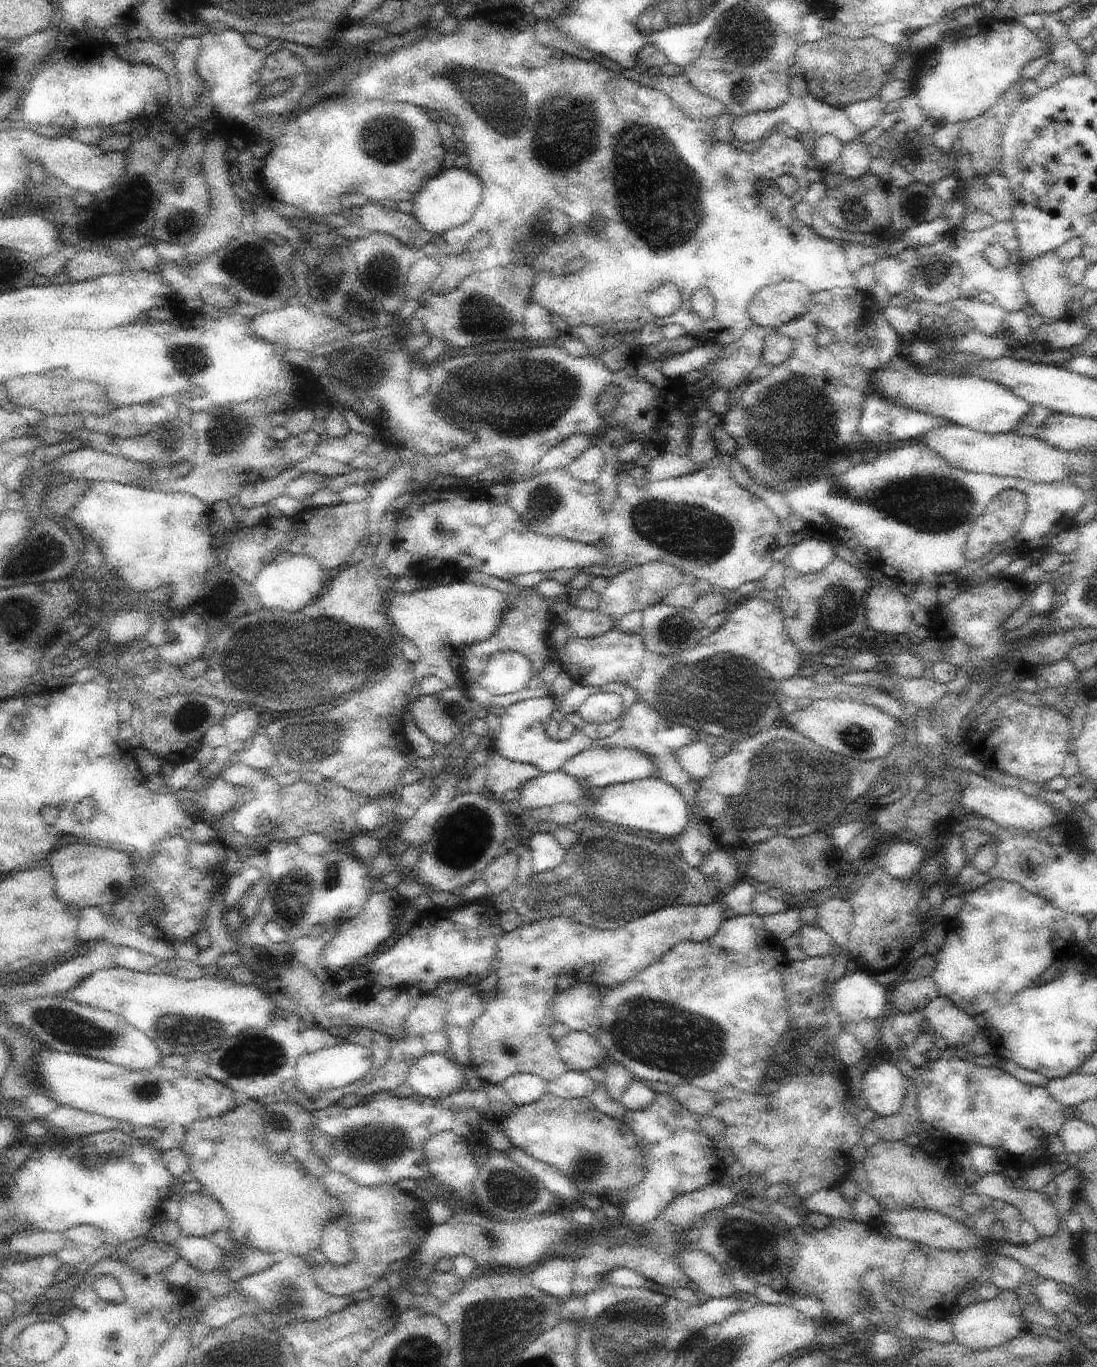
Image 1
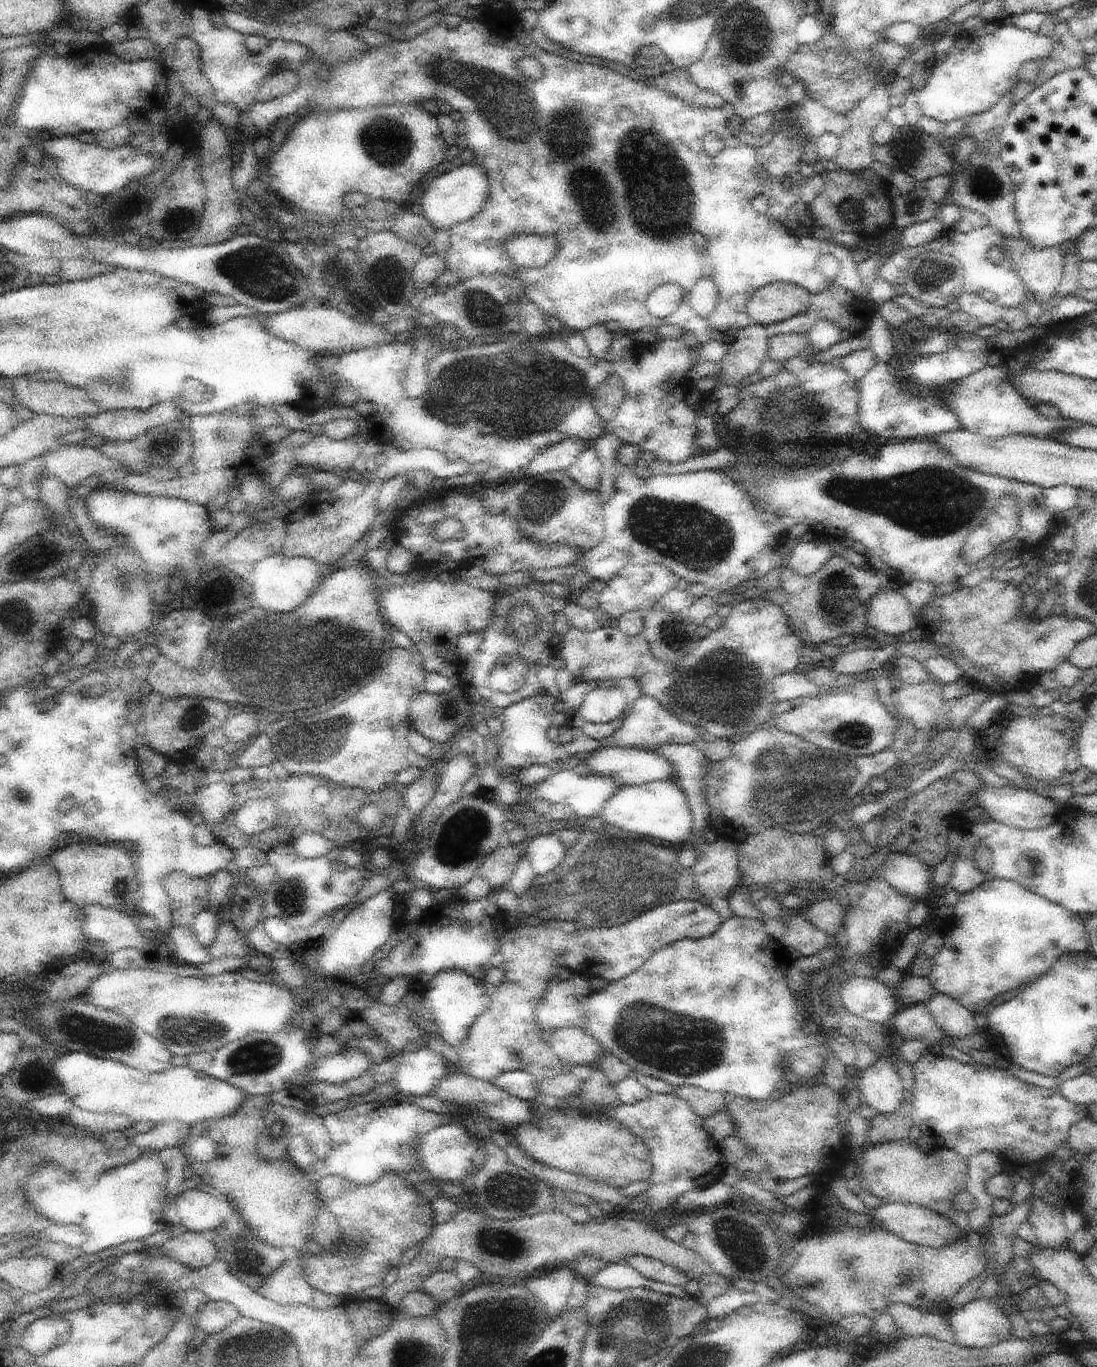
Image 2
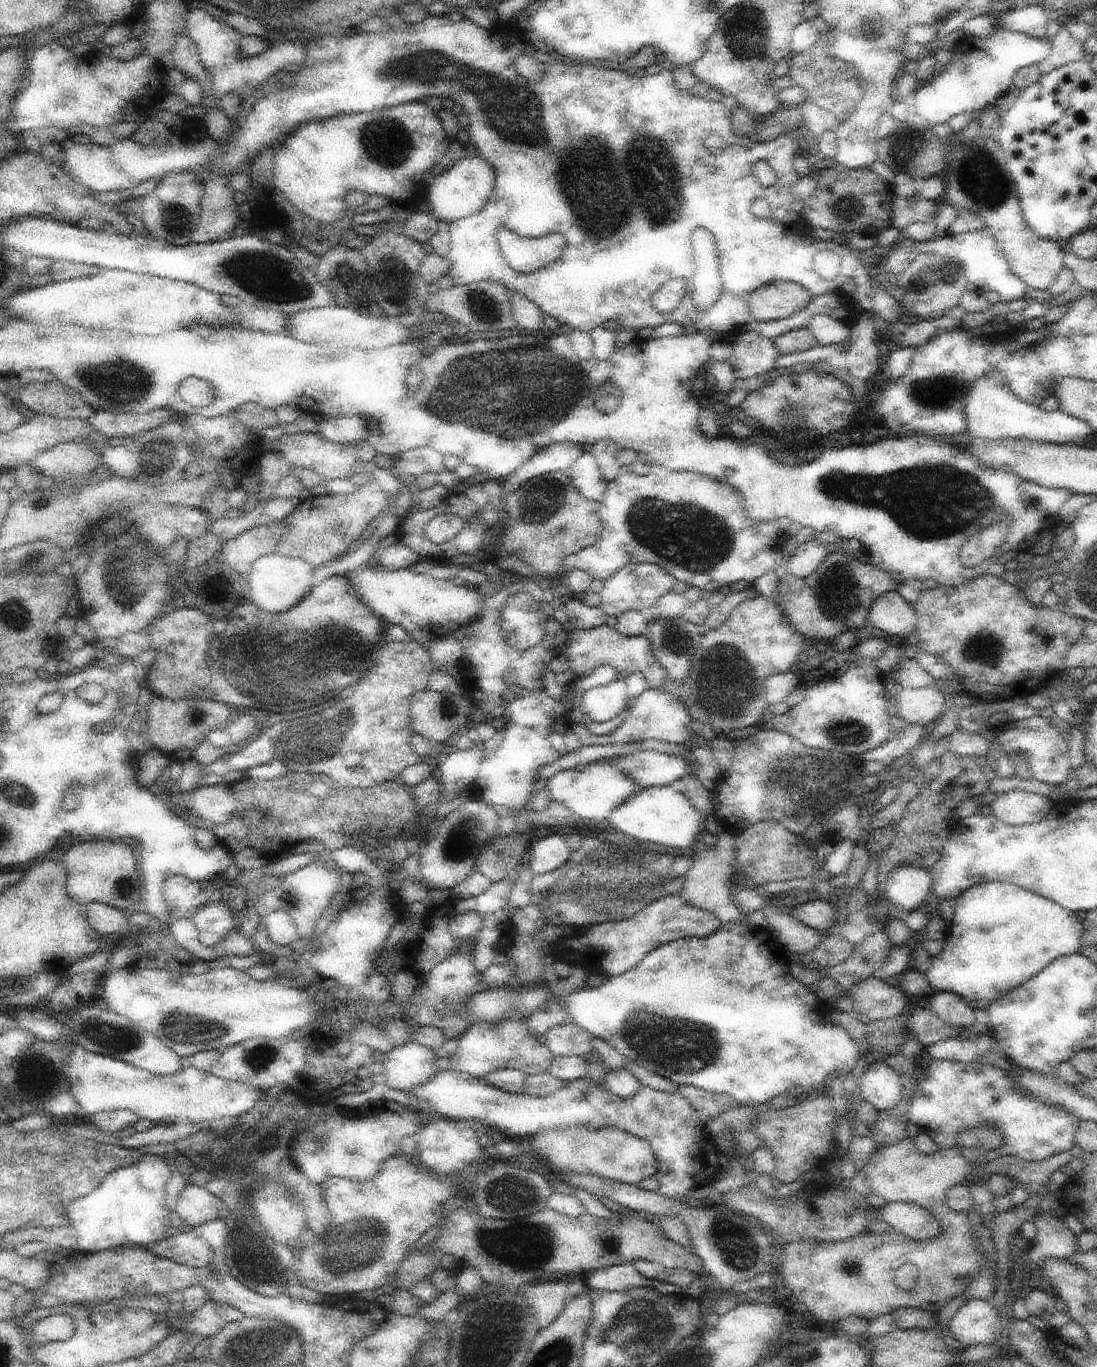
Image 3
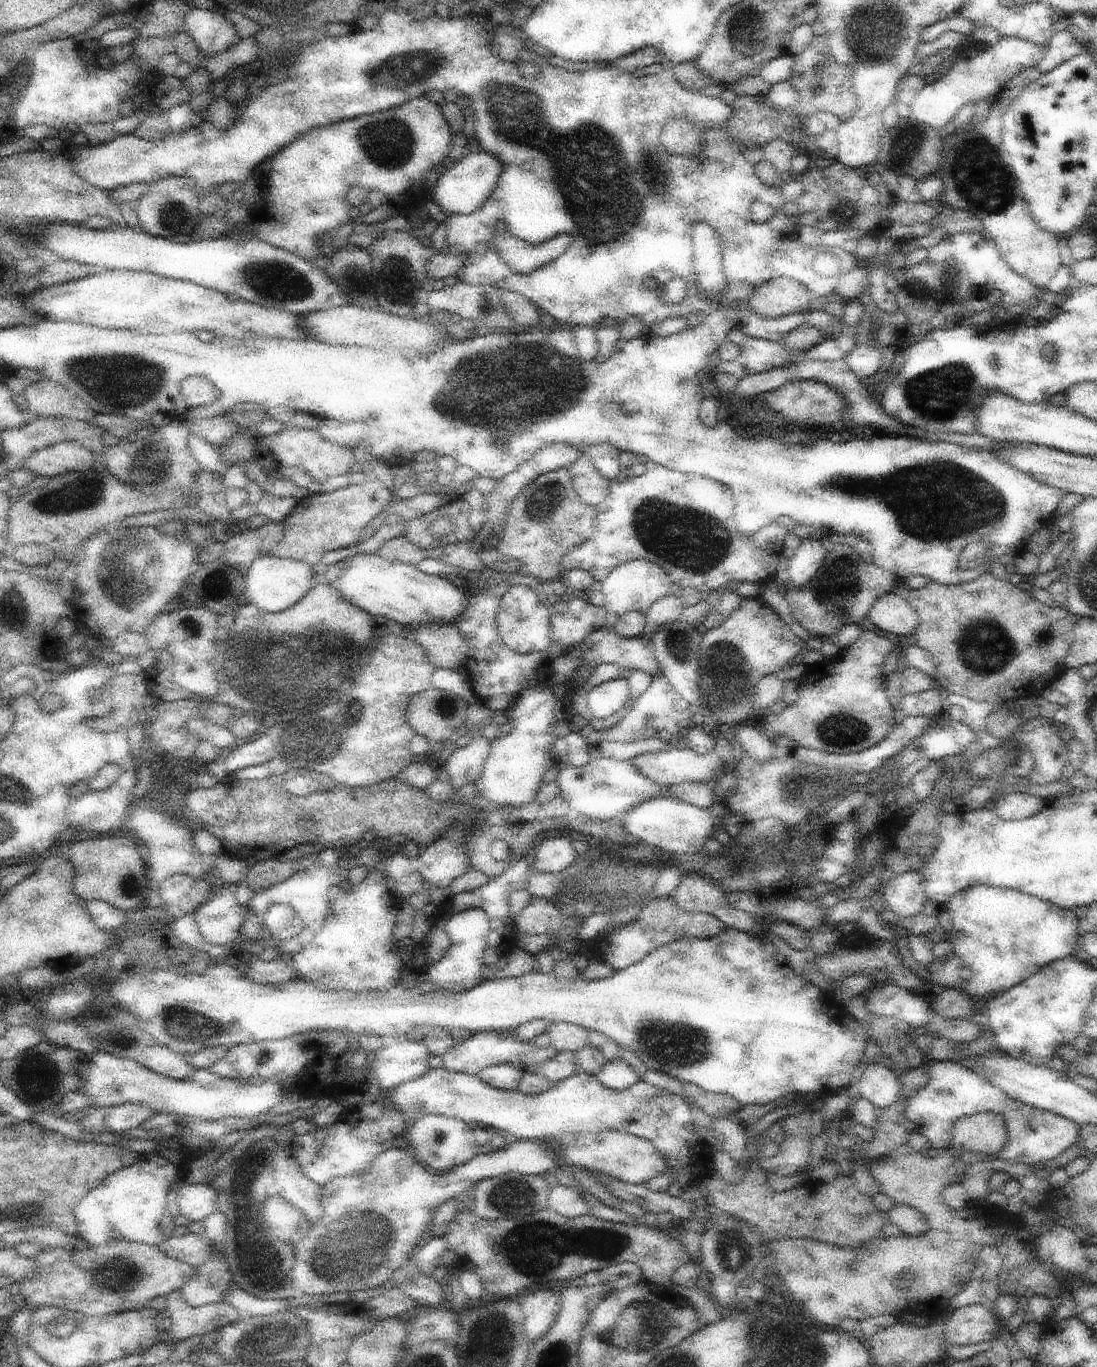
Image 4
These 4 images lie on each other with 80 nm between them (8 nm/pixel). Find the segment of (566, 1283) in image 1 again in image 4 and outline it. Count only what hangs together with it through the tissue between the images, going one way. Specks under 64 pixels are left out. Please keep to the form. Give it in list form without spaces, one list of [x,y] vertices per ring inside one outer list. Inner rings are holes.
[[[550,1288],[525,1292],[520,1298],[525,1316],[524,1328],[532,1342],[536,1342],[551,1329],[560,1312],[561,1302],[561,1290]]]

